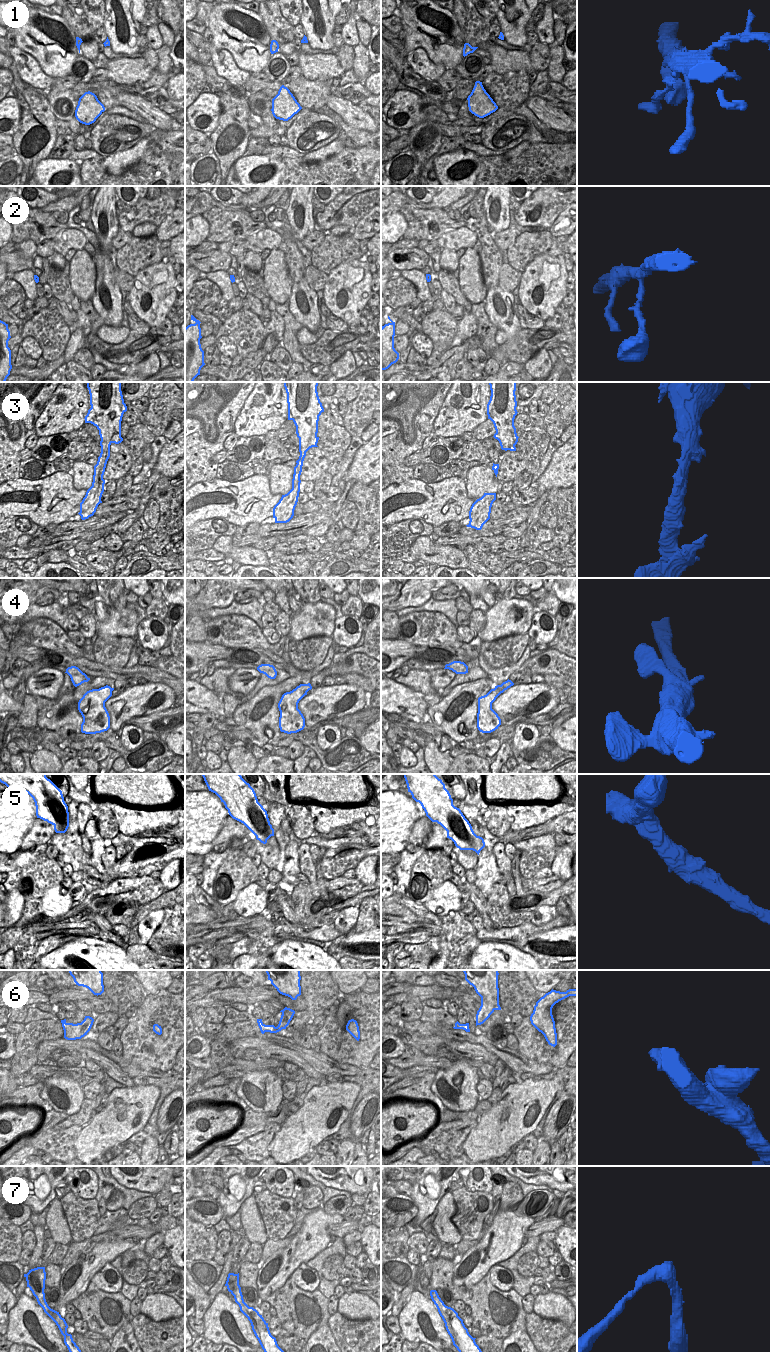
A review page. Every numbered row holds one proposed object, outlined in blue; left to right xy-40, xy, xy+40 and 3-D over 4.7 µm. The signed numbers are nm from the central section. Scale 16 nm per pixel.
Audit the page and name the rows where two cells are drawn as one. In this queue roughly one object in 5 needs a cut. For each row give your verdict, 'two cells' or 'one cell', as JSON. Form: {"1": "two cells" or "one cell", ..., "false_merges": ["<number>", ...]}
{"1": "one cell", "2": "one cell", "3": "one cell", "4": "one cell", "5": "one cell", "6": "one cell", "7": "one cell", "false_merges": []}

